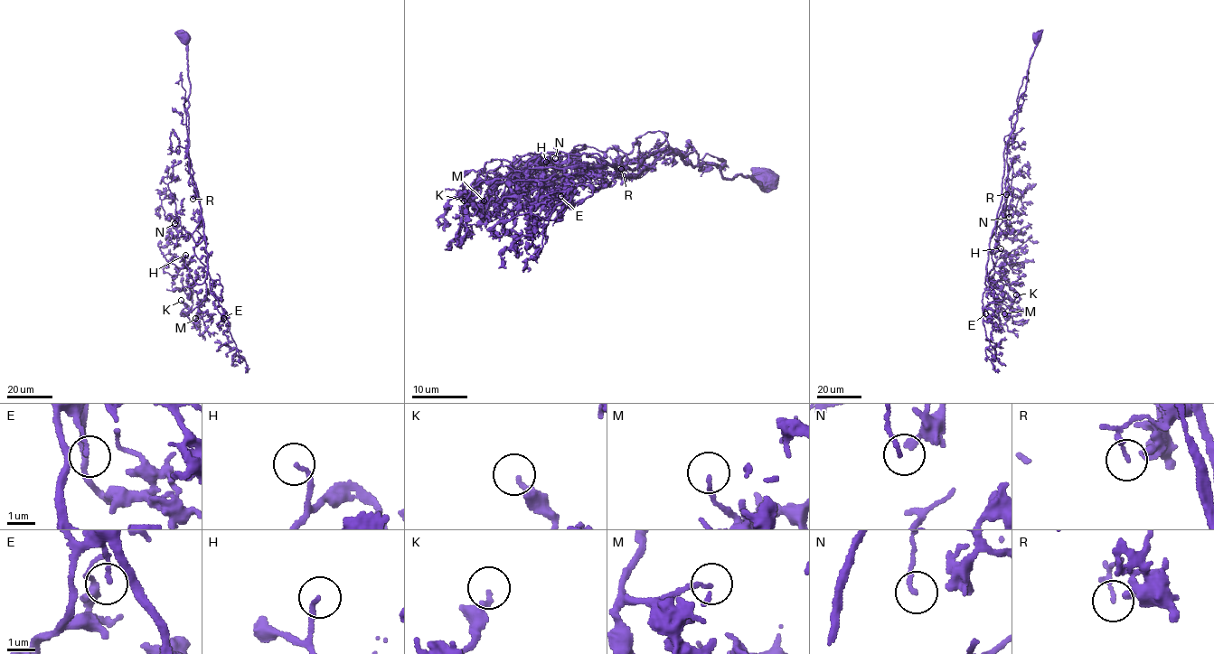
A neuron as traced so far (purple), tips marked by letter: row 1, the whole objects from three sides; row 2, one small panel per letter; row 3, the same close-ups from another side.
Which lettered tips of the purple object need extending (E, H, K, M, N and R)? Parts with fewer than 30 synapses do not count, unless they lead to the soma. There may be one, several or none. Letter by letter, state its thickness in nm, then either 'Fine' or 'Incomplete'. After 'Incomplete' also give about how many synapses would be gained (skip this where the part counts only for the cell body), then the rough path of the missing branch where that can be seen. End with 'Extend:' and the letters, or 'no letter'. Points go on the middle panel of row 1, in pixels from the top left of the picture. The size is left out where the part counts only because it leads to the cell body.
E: Thickness 120 nm. Fine
H: Thickness 140 nm. Incomplete. Roughly 35 synapses. Course of what is missing: (546, 162), (555, 163), (561, 185)
K: Thickness 170 nm. Fine
M: Thickness 140 nm. Fine
N: Thickness 120 nm. Fine
R: Thickness 100 nm. Incomplete. Roughly 35 synapses. Course of what is missing: (621, 169), (638, 157), (637, 152)
Extend: H, R

